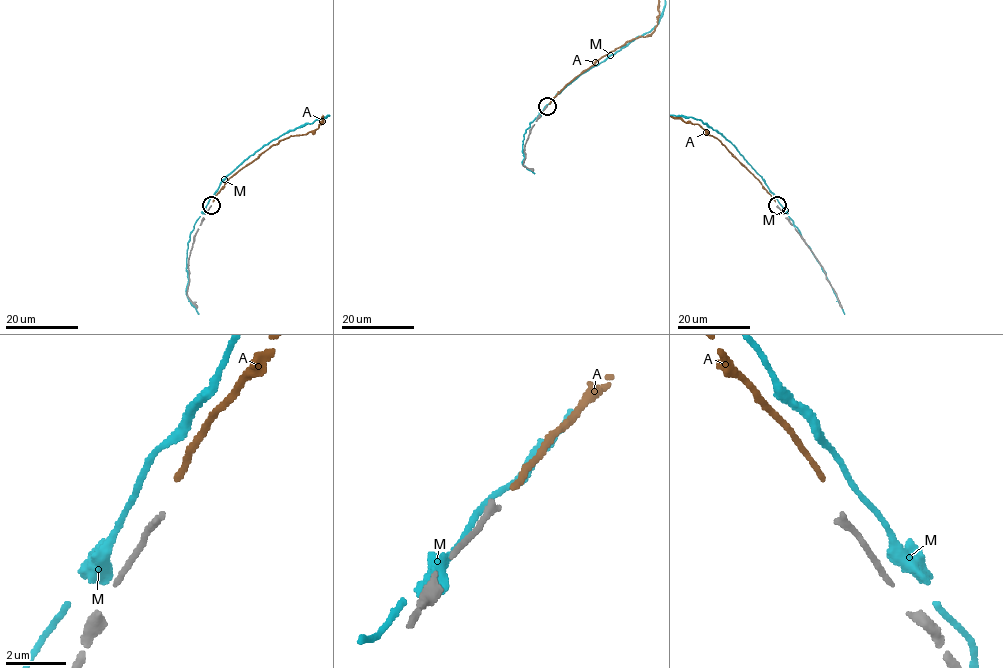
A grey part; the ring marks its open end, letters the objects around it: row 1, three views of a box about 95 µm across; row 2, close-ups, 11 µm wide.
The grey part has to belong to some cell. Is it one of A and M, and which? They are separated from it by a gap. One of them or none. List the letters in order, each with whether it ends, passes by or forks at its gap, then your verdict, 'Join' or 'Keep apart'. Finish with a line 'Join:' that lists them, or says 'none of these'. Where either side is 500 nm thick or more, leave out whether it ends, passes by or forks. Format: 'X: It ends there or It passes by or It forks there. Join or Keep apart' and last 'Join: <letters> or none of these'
A: It ends there. Join
M: It passes by. Keep apart
Join: A

